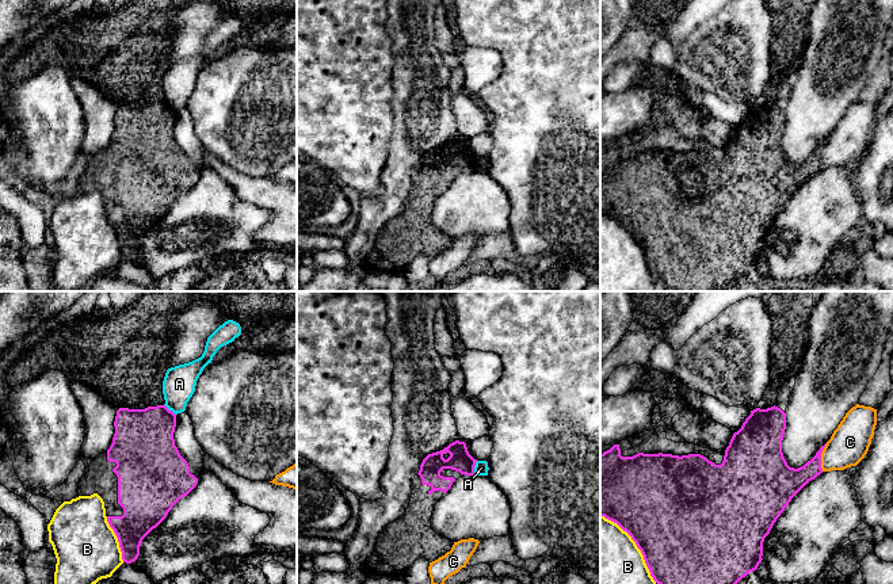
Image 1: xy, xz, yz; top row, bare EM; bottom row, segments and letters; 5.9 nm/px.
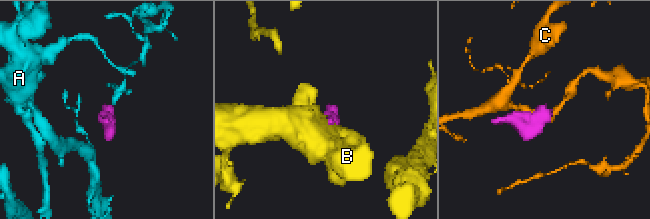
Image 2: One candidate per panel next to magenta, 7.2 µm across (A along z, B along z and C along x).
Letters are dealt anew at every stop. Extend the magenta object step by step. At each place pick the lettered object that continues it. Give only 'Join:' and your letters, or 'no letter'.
Join: no letter

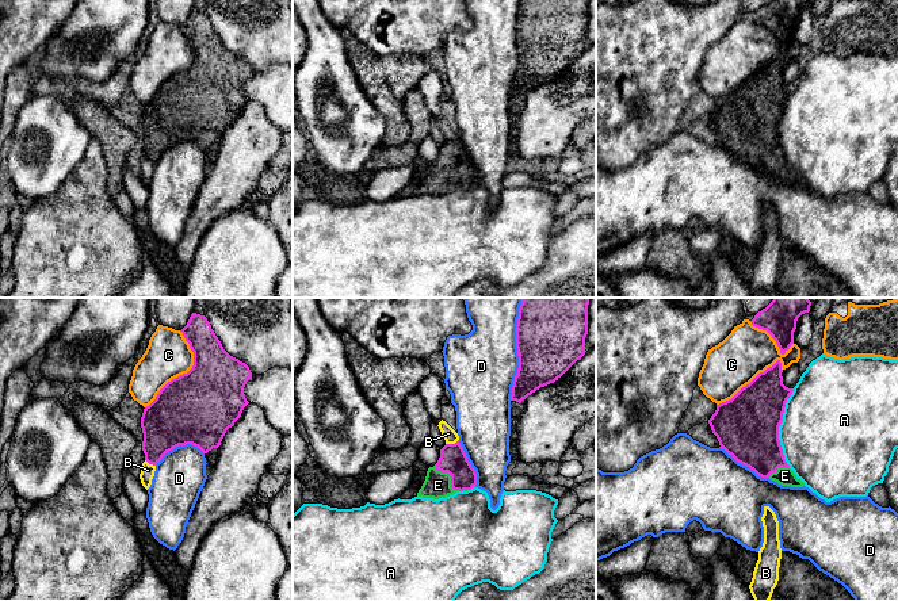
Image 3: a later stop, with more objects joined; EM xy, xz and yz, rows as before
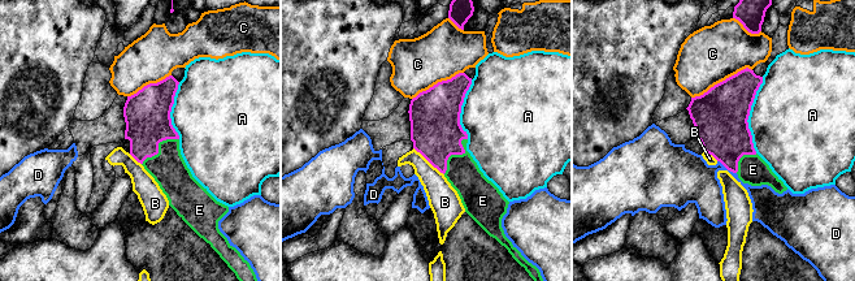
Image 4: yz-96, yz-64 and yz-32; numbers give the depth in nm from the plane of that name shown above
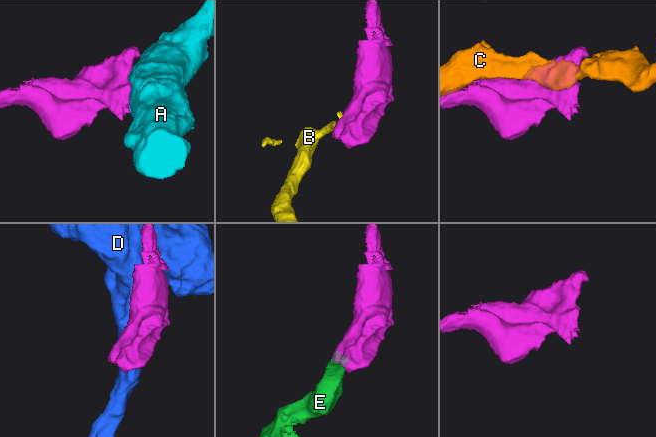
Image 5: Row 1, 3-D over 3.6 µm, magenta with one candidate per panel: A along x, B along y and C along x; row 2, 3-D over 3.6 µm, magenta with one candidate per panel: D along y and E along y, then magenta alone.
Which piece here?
Join: E

